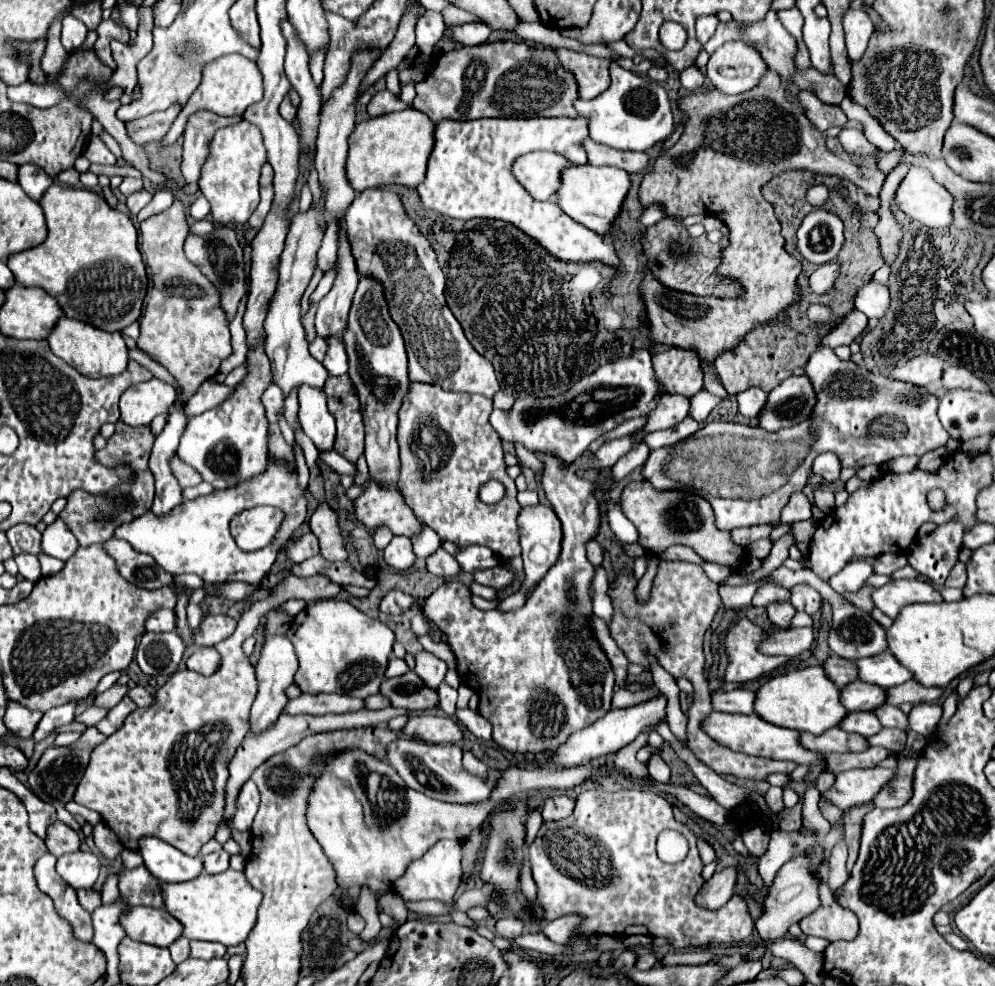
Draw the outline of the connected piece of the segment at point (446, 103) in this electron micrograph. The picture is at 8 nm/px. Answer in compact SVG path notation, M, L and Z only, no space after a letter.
M499 40L481 46L465 46L457 52L441 54L437 66L425 76L423 82L415 86L417 96L413 106L429 116L429 120L439 122L443 118L451 120L473 120L473 118L575 118L573 100L577 98L575 78L563 70L551 48L529 46L525 42Z

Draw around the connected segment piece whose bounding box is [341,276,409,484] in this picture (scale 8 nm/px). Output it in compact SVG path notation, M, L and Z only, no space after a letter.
M373 276L359 278L359 286L349 310L349 322L341 338L349 356L349 378L357 388L361 402L361 414L365 424L365 458L369 464L369 474L383 484L397 484L399 448L395 440L395 430L397 410L409 386L407 354L403 336L393 318L389 316L383 284L379 280L373 280Z

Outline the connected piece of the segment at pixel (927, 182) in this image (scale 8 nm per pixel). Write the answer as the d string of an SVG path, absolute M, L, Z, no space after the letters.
M911 168L907 172L893 200L899 210L927 228L945 228L951 224L953 198L923 168Z

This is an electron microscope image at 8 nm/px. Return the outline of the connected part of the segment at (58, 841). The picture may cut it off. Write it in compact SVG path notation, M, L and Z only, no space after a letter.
M57 820L47 828L45 844L47 844L49 854L59 858L59 856L65 856L69 852L77 852L81 846L81 838L75 830L71 830L67 824Z

